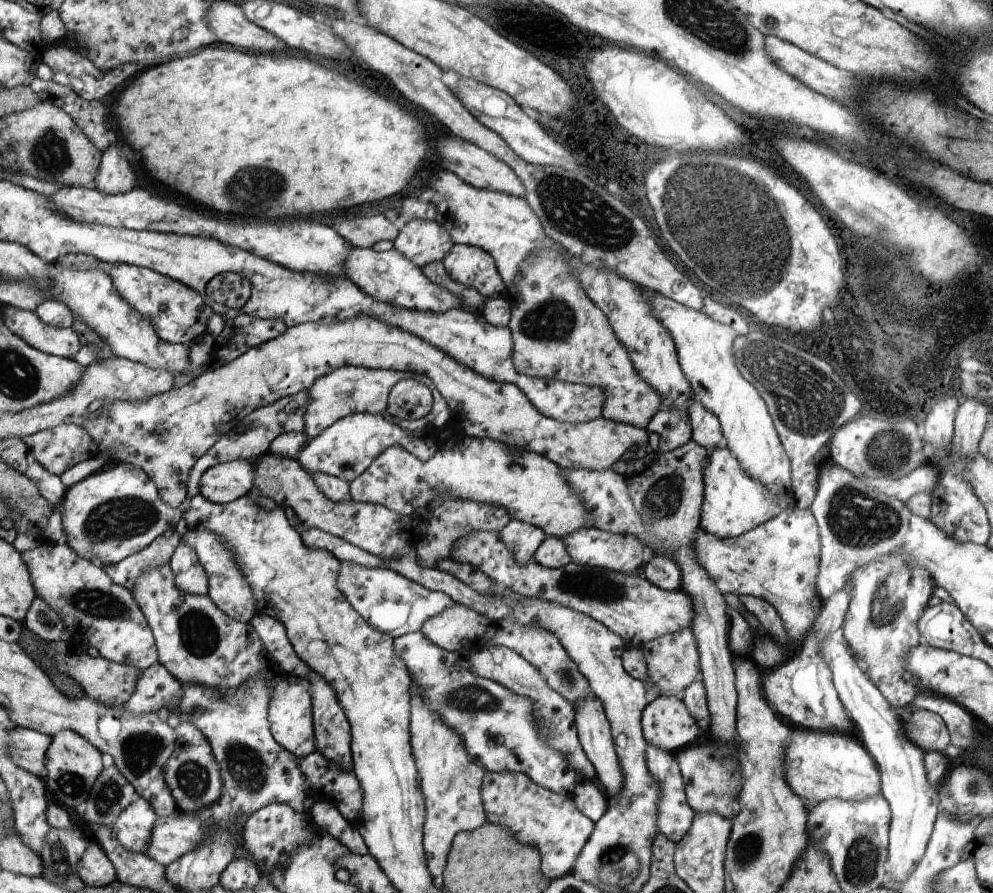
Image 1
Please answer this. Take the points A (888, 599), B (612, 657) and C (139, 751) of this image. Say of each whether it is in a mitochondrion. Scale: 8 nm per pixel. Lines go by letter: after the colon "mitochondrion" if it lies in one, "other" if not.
A: mitochondrion
B: other
C: mitochondrion

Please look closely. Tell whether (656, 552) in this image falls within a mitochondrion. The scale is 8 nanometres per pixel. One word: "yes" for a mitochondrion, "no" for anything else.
no

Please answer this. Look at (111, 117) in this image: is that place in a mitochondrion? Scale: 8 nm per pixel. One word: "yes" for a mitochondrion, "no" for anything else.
no

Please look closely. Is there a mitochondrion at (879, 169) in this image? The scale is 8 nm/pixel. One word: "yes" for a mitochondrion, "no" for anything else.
no

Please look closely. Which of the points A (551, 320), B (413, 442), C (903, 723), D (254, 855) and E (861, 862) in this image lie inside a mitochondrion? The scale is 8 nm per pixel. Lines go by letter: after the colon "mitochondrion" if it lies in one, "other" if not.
A: mitochondrion
B: other
C: other
D: other
E: mitochondrion

